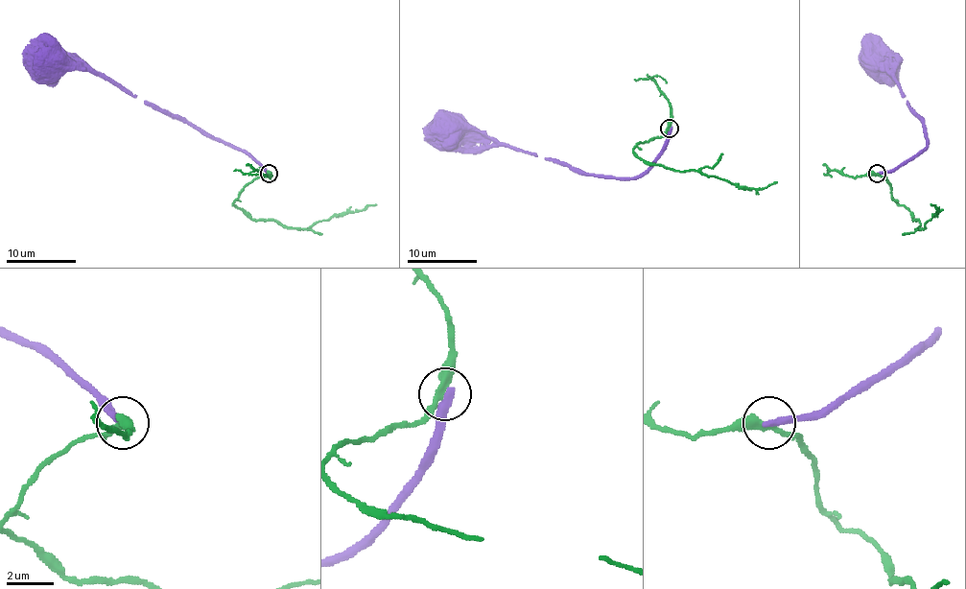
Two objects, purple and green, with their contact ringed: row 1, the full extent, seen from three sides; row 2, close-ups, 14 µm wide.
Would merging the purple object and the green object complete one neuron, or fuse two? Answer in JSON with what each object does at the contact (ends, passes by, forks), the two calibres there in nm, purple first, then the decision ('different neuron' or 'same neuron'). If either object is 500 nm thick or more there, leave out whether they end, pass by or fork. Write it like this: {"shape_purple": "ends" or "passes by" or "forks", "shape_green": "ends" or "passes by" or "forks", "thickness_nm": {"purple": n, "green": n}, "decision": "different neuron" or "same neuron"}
{"shape_purple": "ends", "shape_green": "passes by", "thickness_nm": {"purple": 360, "green": 320}, "decision": "different neuron"}

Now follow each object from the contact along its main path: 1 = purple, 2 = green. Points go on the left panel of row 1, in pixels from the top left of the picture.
1: (269, 174), (244, 151), (207, 137), (153, 108), (137, 95), (121, 89), (82, 63), (55, 57), (49, 61)
2: (269, 174), (252, 178), (233, 203), (252, 219), (271, 219), (298, 228), (310, 228), (333, 216), (377, 205)

